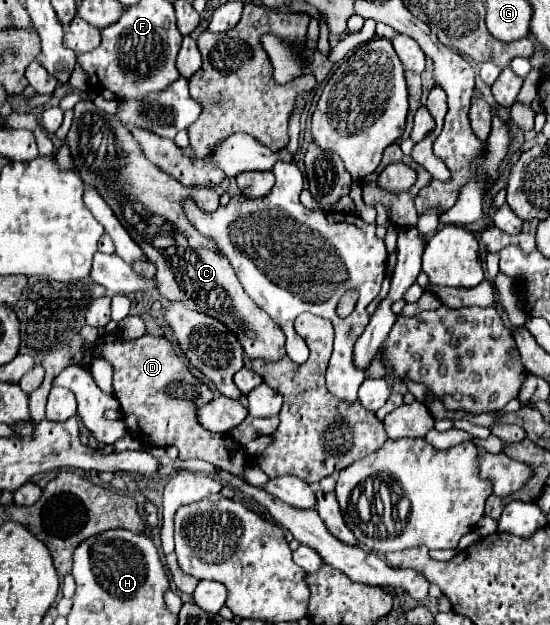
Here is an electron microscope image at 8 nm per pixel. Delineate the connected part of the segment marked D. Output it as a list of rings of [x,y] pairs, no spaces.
[[[120,331],[116,333],[110,333],[110,335],[104,335],[102,339],[98,339],[96,345],[86,345],[79,335],[76,335],[68,347],[64,349],[58,349],[50,355],[44,357],[42,361],[42,367],[46,369],[46,377],[44,377],[44,383],[30,393],[30,417],[34,423],[40,423],[46,415],[44,415],[44,409],[46,409],[46,397],[48,397],[48,391],[52,387],[52,379],[54,375],[58,375],[64,367],[68,365],[80,365],[81,367],[91,367],[92,363],[98,359],[98,357],[104,357],[112,363],[114,367],[114,397],[118,399],[120,403],[120,409],[124,413],[124,423],[126,423],[126,429],[128,429],[128,435],[136,441],[142,443],[142,447],[168,447],[168,445],[174,445],[178,447],[180,451],[180,459],[186,461],[186,459],[202,459],[202,461],[208,461],[216,467],[222,467],[238,477],[244,477],[244,471],[246,467],[250,465],[250,457],[248,453],[244,451],[244,447],[240,443],[236,443],[228,433],[212,433],[208,429],[204,429],[198,419],[196,419],[196,411],[200,407],[204,407],[206,403],[212,401],[212,389],[208,385],[204,385],[202,381],[198,381],[186,367],[186,363],[182,361],[182,357],[178,355],[174,343],[170,343],[168,339],[164,337],[154,337],[154,335],[142,335],[140,339],[134,339],[134,341],[124,341],[120,337]]]

